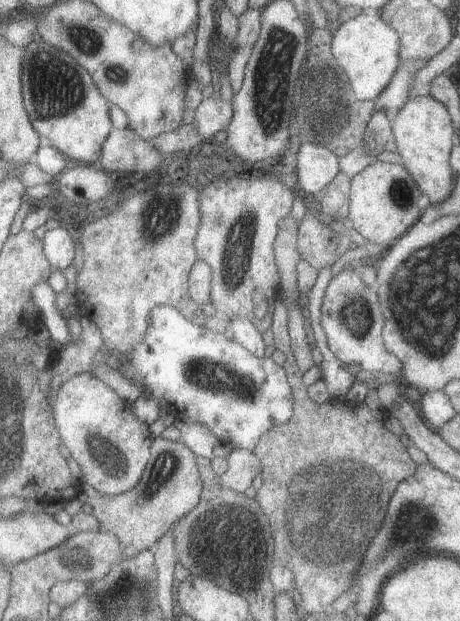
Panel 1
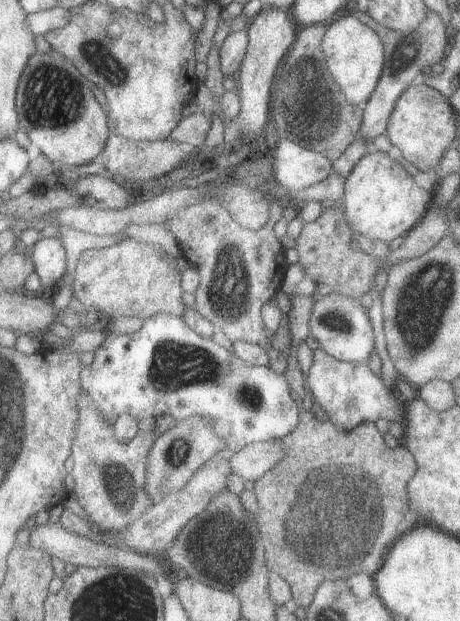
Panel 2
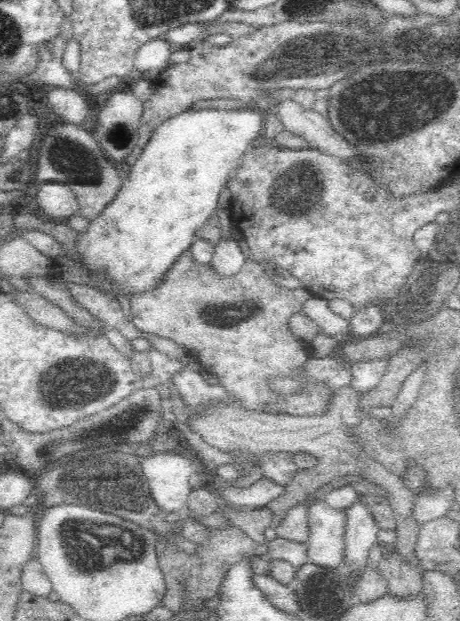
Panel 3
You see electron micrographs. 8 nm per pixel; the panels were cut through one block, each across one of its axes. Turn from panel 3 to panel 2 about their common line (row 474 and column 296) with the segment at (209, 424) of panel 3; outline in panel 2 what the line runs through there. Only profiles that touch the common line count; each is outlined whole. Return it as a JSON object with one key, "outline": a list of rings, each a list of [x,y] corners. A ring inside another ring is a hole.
{"outline":[[[293,296],[291,298],[291,310],[289,310],[289,328],[291,328],[291,356],[289,356],[289,370],[287,370],[287,380],[293,386],[293,394],[297,394],[301,400],[305,398],[307,390],[305,386],[305,376],[301,370],[301,364],[297,360],[297,346],[301,340],[313,336],[311,332],[311,316],[315,312],[315,304],[317,304],[319,296],[313,298],[303,298],[303,296]]]}

